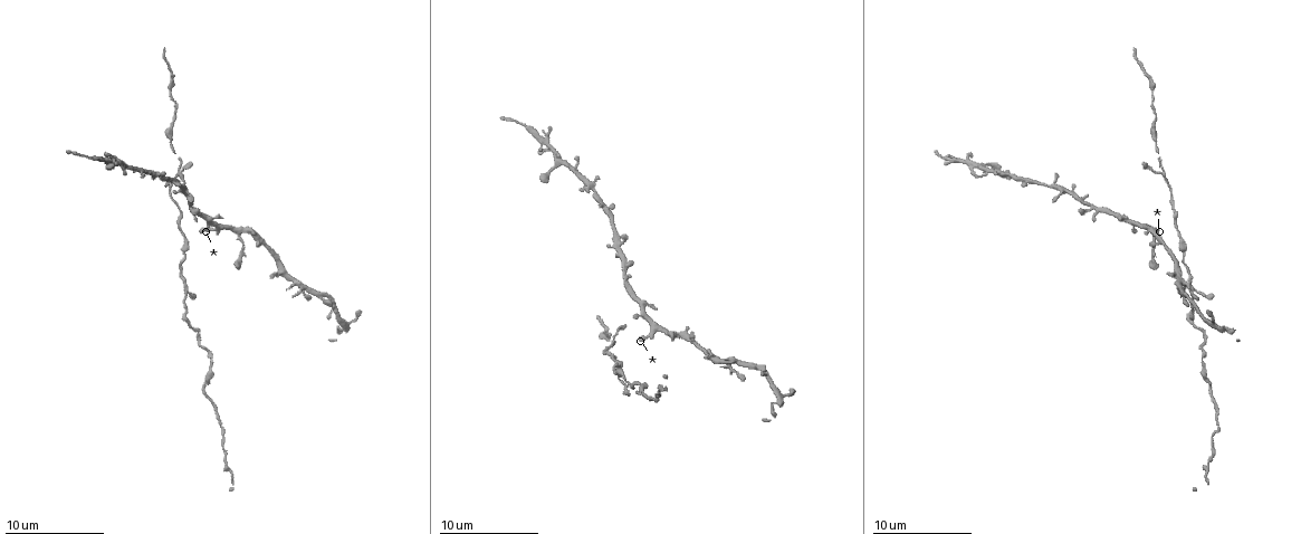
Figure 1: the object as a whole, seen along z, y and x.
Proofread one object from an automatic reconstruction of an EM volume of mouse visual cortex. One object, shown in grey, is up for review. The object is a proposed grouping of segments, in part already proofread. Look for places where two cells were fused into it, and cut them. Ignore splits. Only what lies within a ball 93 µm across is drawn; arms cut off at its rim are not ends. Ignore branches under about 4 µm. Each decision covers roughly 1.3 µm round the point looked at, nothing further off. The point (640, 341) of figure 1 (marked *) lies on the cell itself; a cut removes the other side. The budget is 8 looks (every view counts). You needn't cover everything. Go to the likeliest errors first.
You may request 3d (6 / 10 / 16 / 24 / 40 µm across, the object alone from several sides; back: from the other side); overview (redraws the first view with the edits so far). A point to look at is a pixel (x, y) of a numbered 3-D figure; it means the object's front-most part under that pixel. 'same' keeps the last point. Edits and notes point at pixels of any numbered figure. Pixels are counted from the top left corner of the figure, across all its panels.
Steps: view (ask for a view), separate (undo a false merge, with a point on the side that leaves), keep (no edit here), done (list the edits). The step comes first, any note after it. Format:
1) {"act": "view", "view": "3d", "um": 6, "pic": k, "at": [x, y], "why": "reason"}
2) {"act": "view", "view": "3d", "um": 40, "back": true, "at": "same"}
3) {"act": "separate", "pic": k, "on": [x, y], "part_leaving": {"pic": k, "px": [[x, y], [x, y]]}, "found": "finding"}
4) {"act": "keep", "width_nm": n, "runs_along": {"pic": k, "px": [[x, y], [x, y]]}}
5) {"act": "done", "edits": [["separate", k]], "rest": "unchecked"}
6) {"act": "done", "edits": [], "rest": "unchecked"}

{"act": "view", "view": "3d", "um": 10, "pic": 1, "at": [658, 325], "why": "three arms meet"}

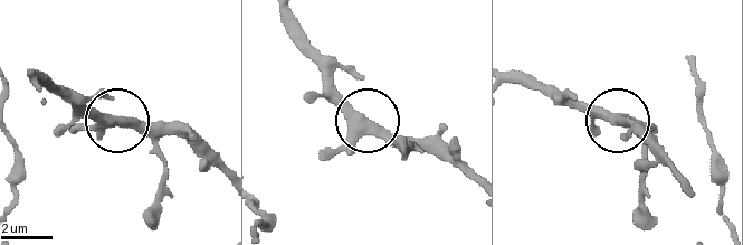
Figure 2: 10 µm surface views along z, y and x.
{"act": "keep", "arms": 3, "found": "one cell here"}

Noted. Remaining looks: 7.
{"act": "view", "view": "3d", "um": 16, "pic": 1, "at": [1179, 235]}

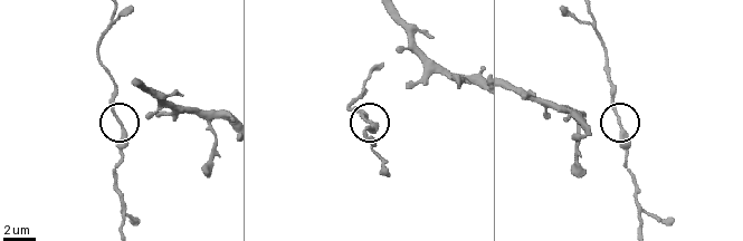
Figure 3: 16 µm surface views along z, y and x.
{"act": "keep", "found": "all the same cell"}

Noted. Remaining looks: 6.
{"act": "view", "view": "3d", "um": 16, "pic": 1, "at": [179, 167], "why": "sudden change in width"}

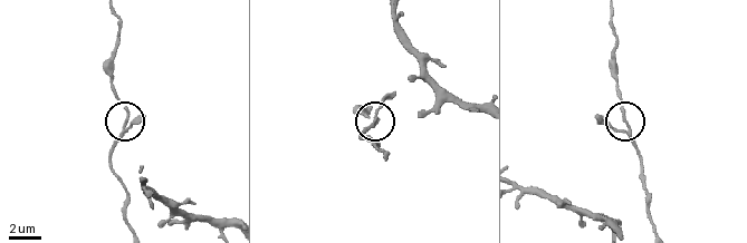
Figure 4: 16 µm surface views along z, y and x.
{"act": "view", "view": "3d", "um": 16, "back": true, "pic": 4, "at": [625, 122]}

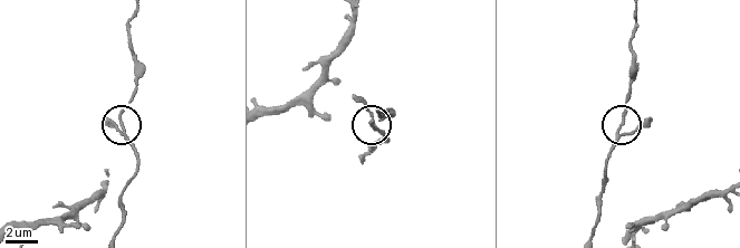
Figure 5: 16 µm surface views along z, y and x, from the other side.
{"act": "keep", "width_nm": 130, "found": "all the same cell"}

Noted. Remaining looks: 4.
{"act": "view", "view": "3d", "um": 16, "pic": 1, "at": [172, 120]}

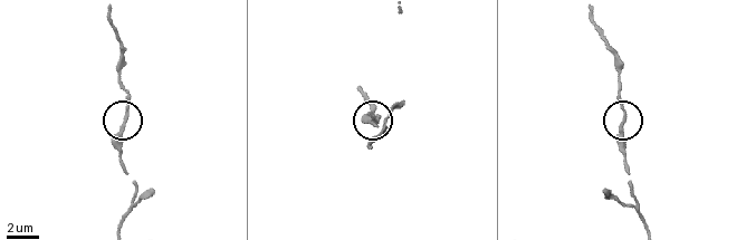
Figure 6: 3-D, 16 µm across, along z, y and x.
{"act": "keep", "found": "all the same cell"}

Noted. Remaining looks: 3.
{"act": "done", "edits": [], "rest": "unchecked"}

